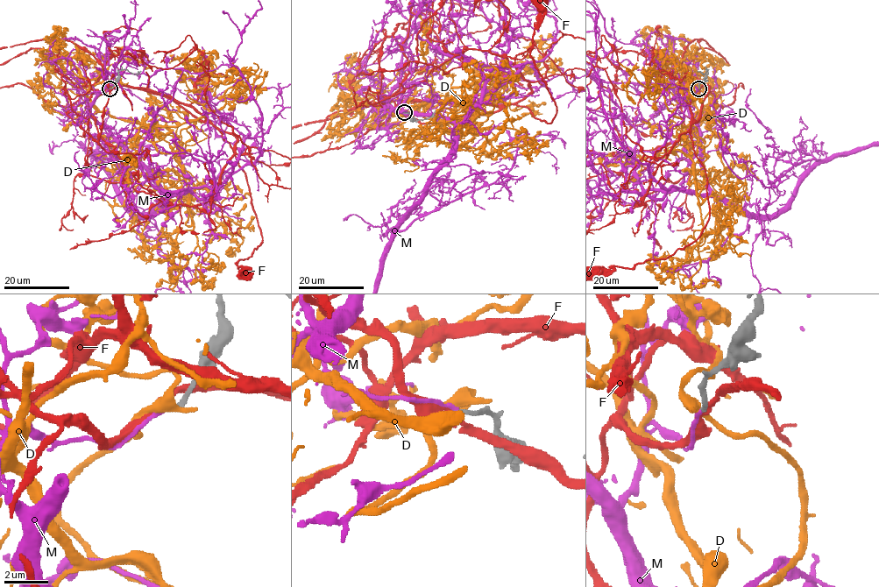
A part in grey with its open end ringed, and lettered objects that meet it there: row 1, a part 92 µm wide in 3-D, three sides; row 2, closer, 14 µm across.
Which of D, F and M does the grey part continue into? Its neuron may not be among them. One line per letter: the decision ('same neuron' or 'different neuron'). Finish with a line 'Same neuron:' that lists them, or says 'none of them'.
D: different neuron
F: different neuron
M: same neuron
Same neuron: M

